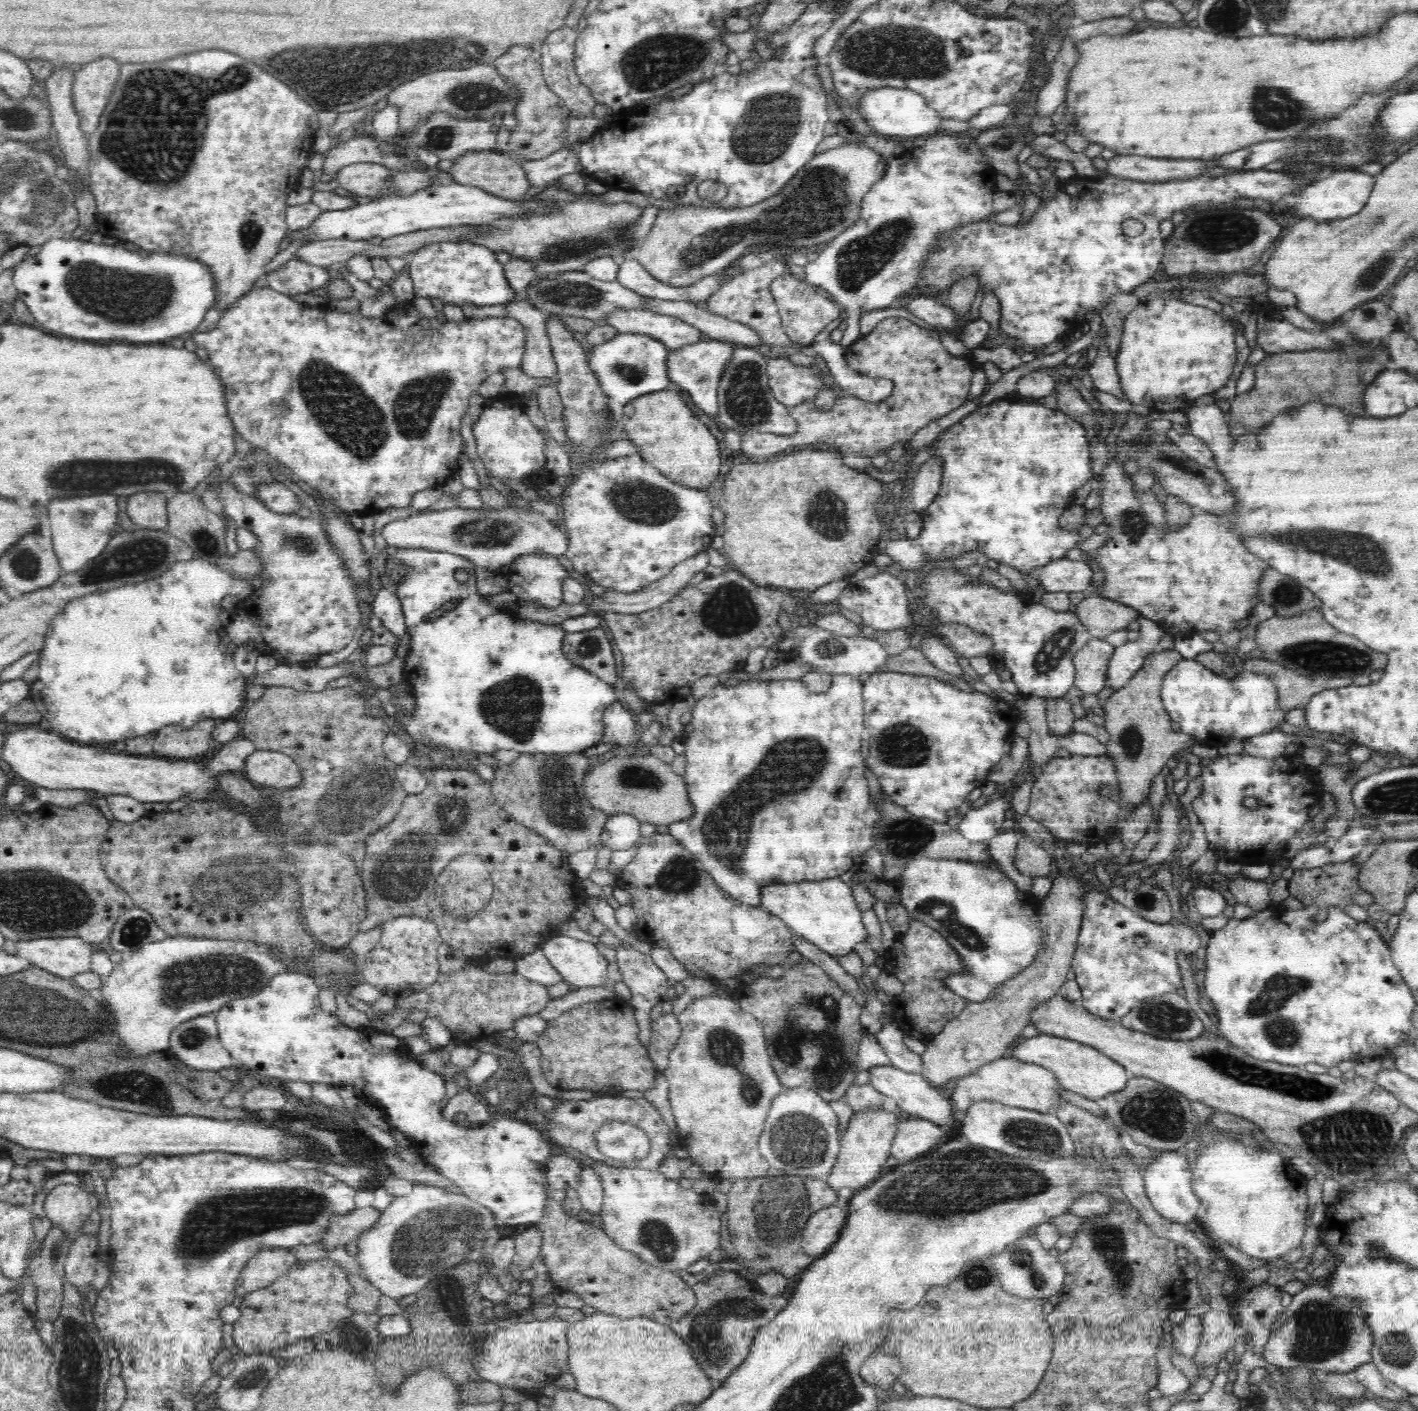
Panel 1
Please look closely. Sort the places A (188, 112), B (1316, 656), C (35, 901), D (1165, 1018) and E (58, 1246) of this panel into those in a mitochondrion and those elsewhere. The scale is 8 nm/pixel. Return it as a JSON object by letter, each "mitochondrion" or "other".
{"A":"mitochondrion","B":"mitochondrion","C":"mitochondrion","D":"mitochondrion","E":"mitochondrion"}

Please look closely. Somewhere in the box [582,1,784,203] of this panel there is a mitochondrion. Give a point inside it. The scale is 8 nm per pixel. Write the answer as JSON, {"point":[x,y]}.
{"point":[660,61]}

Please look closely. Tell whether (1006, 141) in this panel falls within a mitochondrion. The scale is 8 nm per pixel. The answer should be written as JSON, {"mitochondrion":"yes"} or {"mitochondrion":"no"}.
{"mitochondrion":"yes"}

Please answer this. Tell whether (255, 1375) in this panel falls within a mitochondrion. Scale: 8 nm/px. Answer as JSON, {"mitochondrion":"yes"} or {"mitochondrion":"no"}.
{"mitochondrion":"yes"}

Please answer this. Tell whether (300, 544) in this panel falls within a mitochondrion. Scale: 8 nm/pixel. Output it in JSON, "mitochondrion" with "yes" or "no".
{"mitochondrion":"yes"}

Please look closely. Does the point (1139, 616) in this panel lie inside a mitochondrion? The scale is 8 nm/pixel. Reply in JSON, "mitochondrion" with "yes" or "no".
{"mitochondrion":"no"}

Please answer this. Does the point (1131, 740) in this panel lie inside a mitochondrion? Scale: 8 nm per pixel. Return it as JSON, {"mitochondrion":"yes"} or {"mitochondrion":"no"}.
{"mitochondrion":"yes"}

